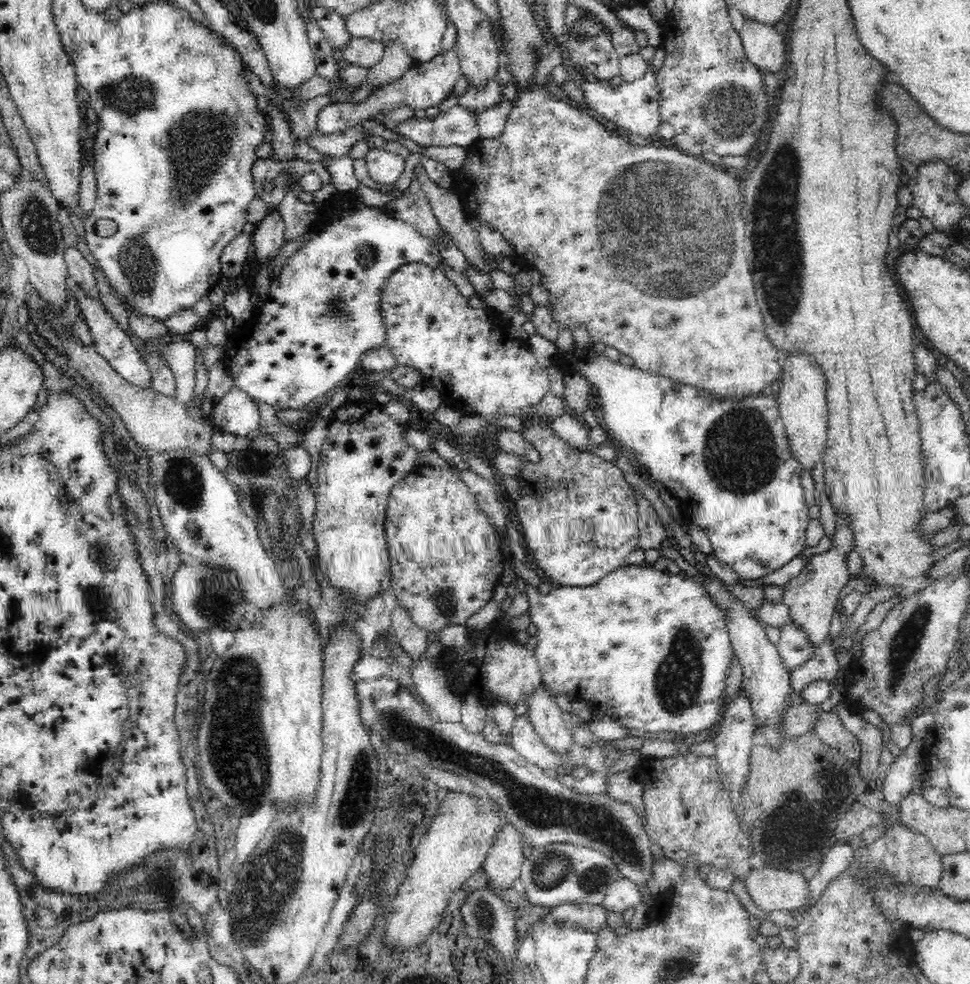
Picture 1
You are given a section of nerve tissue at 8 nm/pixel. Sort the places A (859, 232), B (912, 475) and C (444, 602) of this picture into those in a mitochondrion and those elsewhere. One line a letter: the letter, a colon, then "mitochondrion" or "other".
A: other
B: other
C: mitochondrion

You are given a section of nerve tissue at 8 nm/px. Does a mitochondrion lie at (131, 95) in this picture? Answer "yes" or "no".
yes

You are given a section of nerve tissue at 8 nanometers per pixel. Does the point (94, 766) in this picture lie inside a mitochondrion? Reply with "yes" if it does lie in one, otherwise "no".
no

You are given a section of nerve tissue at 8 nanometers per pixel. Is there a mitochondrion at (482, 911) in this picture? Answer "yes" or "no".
yes

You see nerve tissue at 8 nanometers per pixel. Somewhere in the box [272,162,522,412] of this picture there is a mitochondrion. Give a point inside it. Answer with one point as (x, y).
(341, 310)

